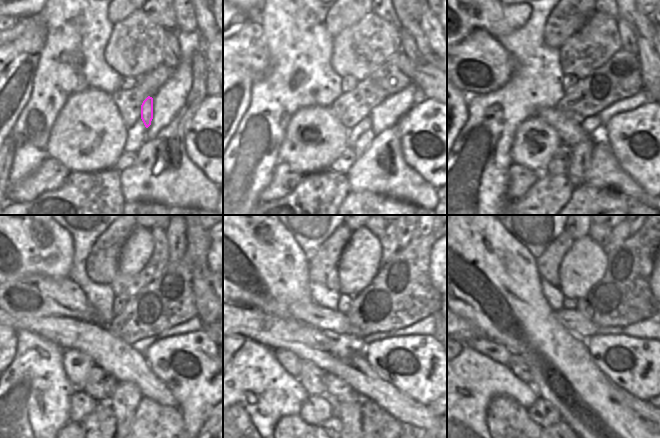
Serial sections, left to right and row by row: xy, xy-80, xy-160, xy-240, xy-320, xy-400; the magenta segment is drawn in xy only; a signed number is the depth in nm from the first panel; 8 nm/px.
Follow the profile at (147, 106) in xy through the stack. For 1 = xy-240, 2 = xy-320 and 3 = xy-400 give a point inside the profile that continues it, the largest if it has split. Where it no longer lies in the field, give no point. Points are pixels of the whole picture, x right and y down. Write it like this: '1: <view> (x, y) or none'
1: xy-240 (127, 396)
2: xy-320 (349, 413)
3: none

